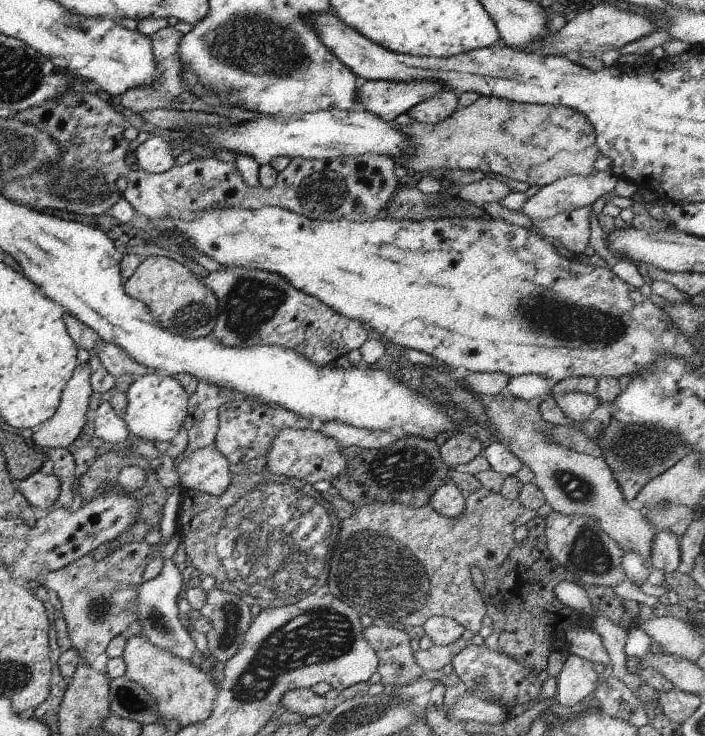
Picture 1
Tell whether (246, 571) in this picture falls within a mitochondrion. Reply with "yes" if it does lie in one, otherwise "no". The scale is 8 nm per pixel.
no

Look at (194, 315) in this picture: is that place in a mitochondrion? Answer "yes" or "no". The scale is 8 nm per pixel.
yes

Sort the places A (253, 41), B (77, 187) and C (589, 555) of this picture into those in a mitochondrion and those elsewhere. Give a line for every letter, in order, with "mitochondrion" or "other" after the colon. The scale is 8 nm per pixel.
A: mitochondrion
B: mitochondrion
C: mitochondrion

